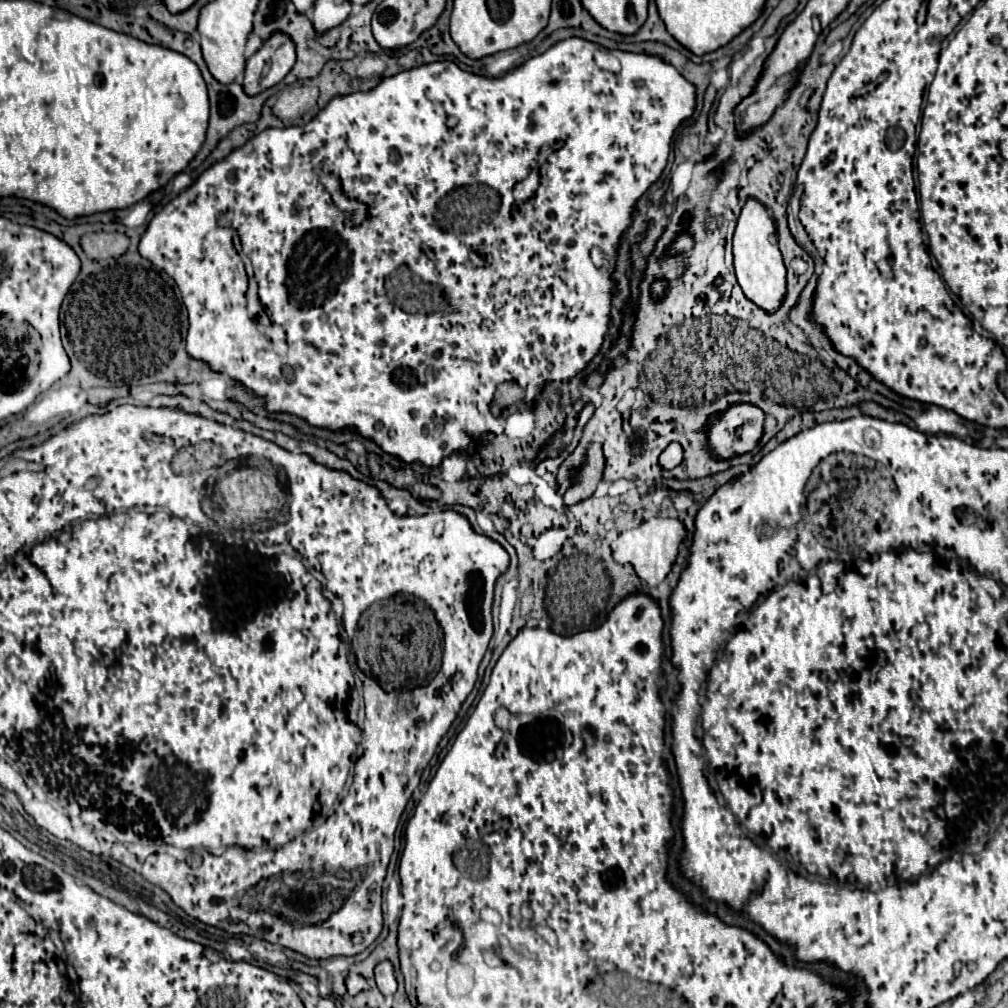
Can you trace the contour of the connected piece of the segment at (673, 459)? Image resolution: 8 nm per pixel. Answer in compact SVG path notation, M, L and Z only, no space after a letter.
M672 442L672 444L668 446L668 450L664 450L664 452L660 454L660 466L662 466L664 470L676 468L678 464L682 464L682 460L684 460L684 448L682 448L678 442Z

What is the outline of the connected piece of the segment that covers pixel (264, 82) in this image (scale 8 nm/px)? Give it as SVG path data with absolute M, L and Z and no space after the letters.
M274 32L264 46L248 58L244 74L244 90L254 96L278 84L296 62L296 44L286 32Z

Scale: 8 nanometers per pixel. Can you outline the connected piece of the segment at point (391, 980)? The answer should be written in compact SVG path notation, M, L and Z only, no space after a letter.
M390 960L380 962L380 964L376 966L374 974L376 974L376 984L378 984L380 992L382 992L384 996L392 996L392 994L396 992L396 988L398 988L398 982L396 982L396 976L394 976L394 966L392 966L392 962L390 962Z

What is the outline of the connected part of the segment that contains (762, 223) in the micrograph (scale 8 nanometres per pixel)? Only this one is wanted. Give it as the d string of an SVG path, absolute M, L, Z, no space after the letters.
M748 200L744 204L738 224L736 224L734 270L736 270L738 284L750 302L754 302L758 308L762 308L768 314L776 312L782 306L784 296L786 296L786 266L784 266L782 254L778 250L774 222L768 216L766 208L756 200Z

